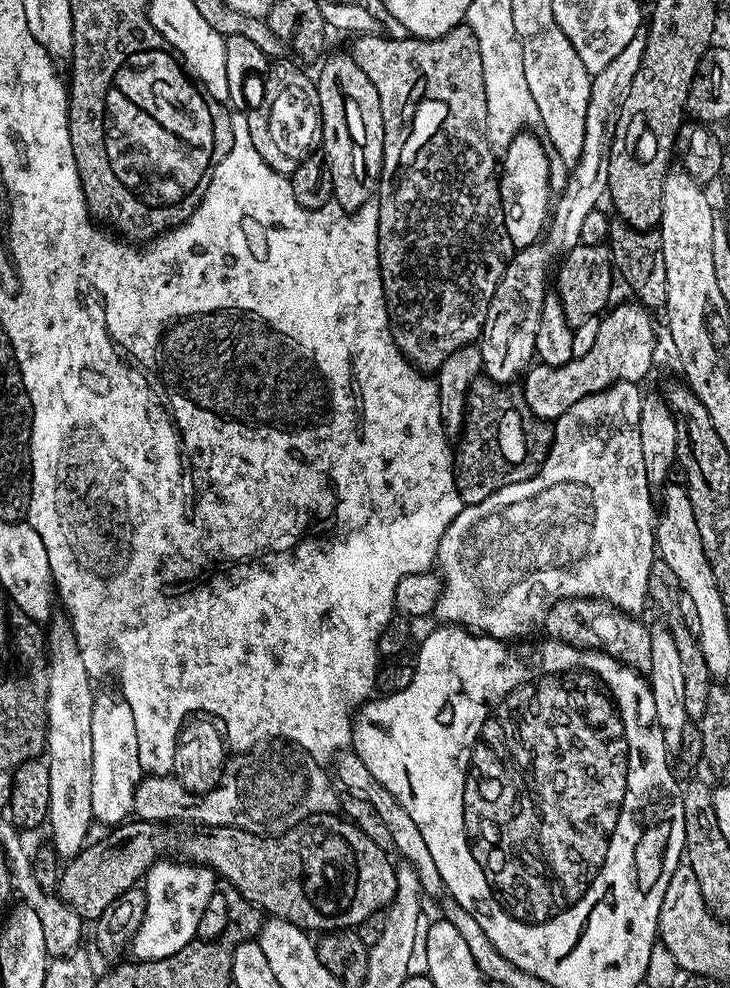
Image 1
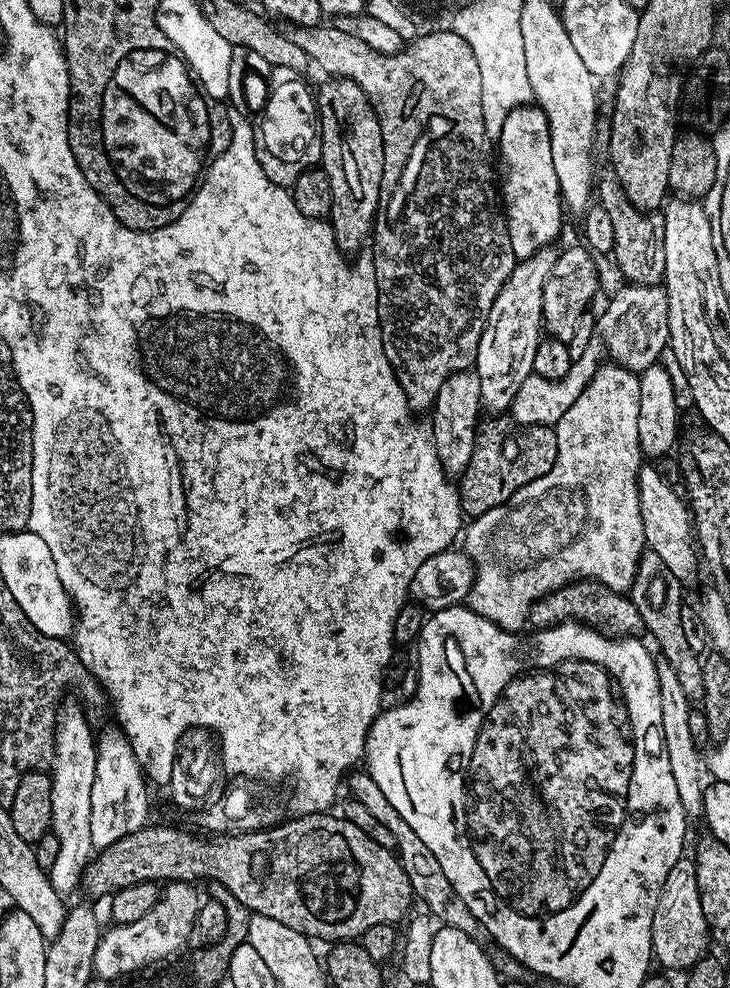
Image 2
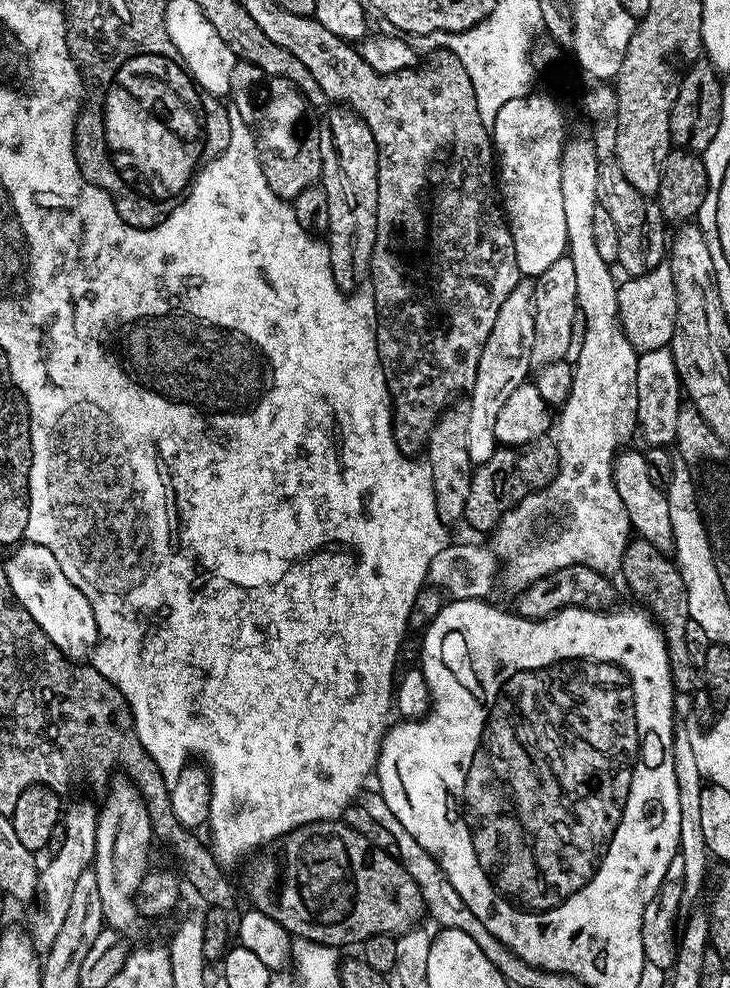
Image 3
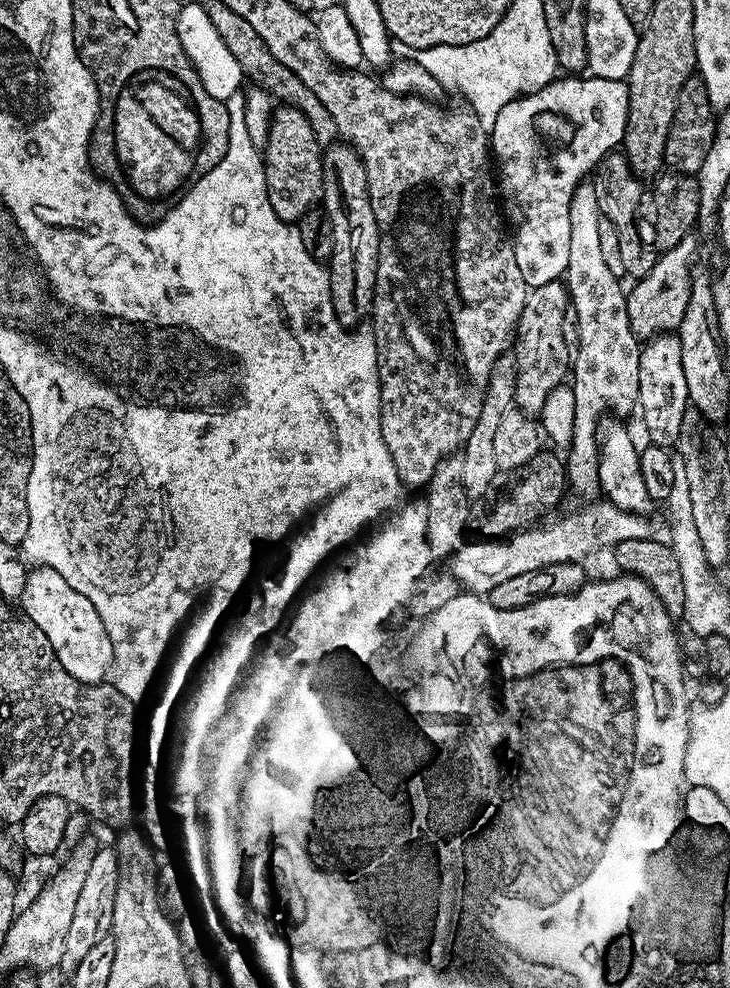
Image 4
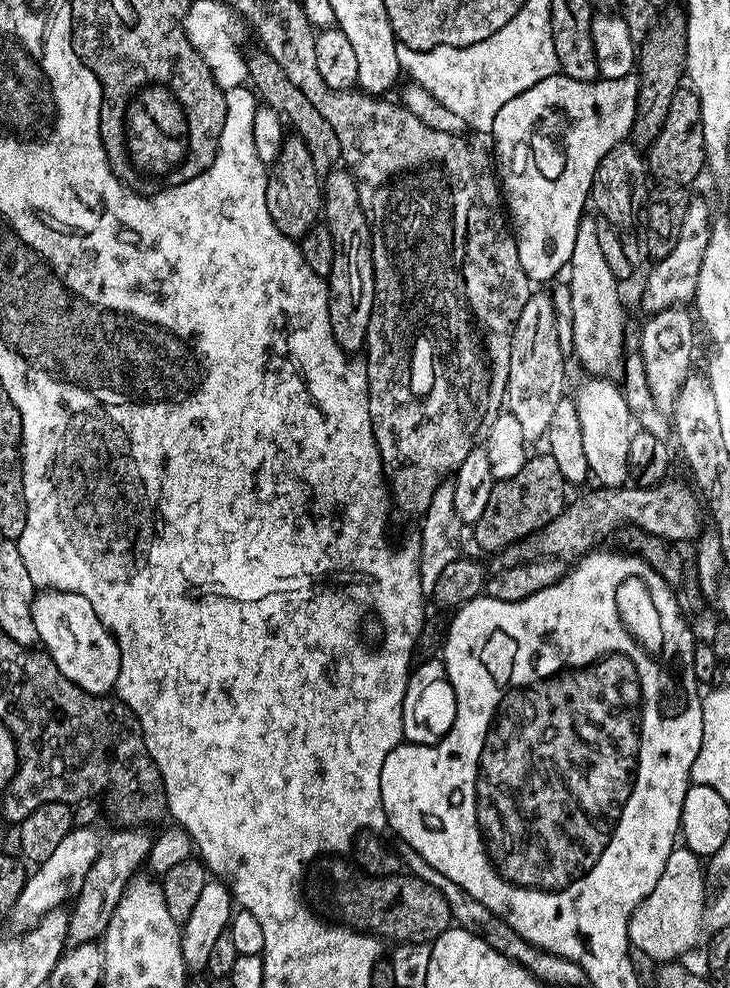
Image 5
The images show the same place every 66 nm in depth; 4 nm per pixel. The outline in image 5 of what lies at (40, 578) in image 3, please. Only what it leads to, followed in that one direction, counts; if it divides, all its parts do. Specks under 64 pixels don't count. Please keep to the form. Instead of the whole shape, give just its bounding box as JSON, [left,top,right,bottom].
[32,591,120,696]

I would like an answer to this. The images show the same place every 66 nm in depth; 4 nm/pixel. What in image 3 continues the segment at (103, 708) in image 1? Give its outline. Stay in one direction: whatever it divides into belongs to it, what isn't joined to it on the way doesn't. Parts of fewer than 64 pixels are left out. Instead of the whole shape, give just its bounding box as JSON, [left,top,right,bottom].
[94,775,154,928]

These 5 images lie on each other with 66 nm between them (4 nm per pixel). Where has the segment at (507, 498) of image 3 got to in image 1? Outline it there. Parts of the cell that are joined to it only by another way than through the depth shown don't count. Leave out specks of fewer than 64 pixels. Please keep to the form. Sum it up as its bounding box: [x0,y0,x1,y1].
[454,378,553,504]

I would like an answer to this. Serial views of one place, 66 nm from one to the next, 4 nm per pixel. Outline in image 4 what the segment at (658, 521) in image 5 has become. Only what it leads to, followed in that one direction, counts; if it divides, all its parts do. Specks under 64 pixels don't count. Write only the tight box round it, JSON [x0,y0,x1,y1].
[448,500,659,596]

